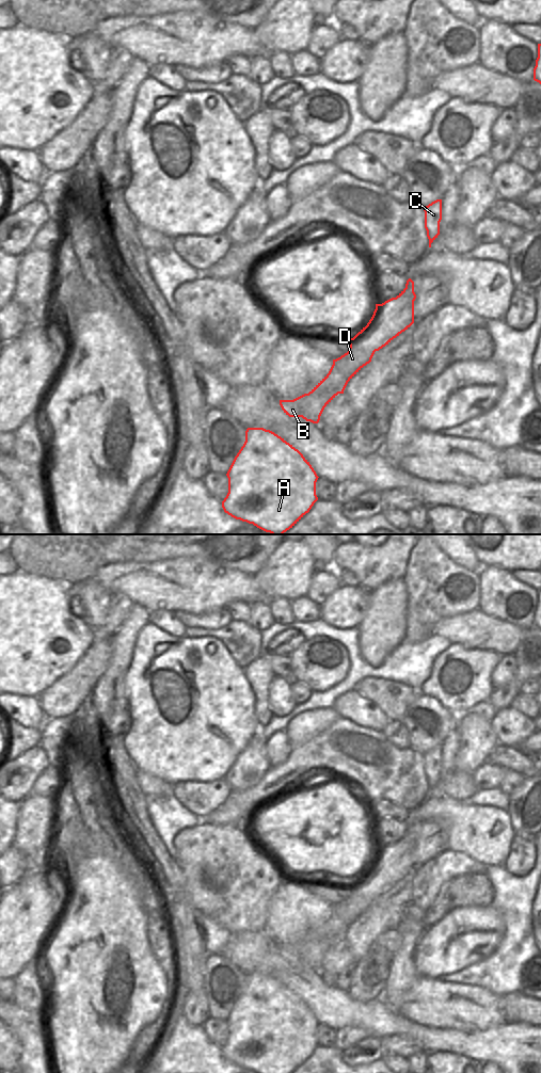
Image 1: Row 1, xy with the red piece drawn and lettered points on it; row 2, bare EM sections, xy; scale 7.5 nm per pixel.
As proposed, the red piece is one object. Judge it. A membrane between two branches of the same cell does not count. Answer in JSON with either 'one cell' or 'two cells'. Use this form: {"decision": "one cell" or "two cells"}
{"decision": "one cell"}

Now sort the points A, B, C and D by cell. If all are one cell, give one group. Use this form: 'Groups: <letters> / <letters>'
Groups: A B C D.

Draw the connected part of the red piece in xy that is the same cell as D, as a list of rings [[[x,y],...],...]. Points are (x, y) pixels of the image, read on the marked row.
[[[409,278],[405,288],[396,297],[382,304],[376,304],[373,315],[367,325],[353,338],[349,339],[347,353],[333,359],[329,373],[308,393],[293,400],[280,400],[280,405],[289,417],[302,417],[306,421],[318,423],[324,407],[338,395],[344,394],[348,382],[367,364],[376,351],[388,345],[394,338],[408,330],[414,323],[414,282]]]

